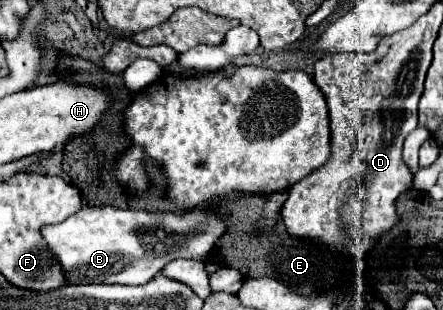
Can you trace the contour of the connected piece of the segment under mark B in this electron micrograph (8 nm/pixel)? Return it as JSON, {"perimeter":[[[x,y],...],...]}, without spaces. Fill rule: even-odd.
{"perimeter":[[[223,205],[195,207],[183,213],[83,207],[63,223],[43,227],[41,235],[61,261],[69,283],[141,285],[153,279],[173,259],[203,261],[227,229],[225,215],[227,209]]]}

